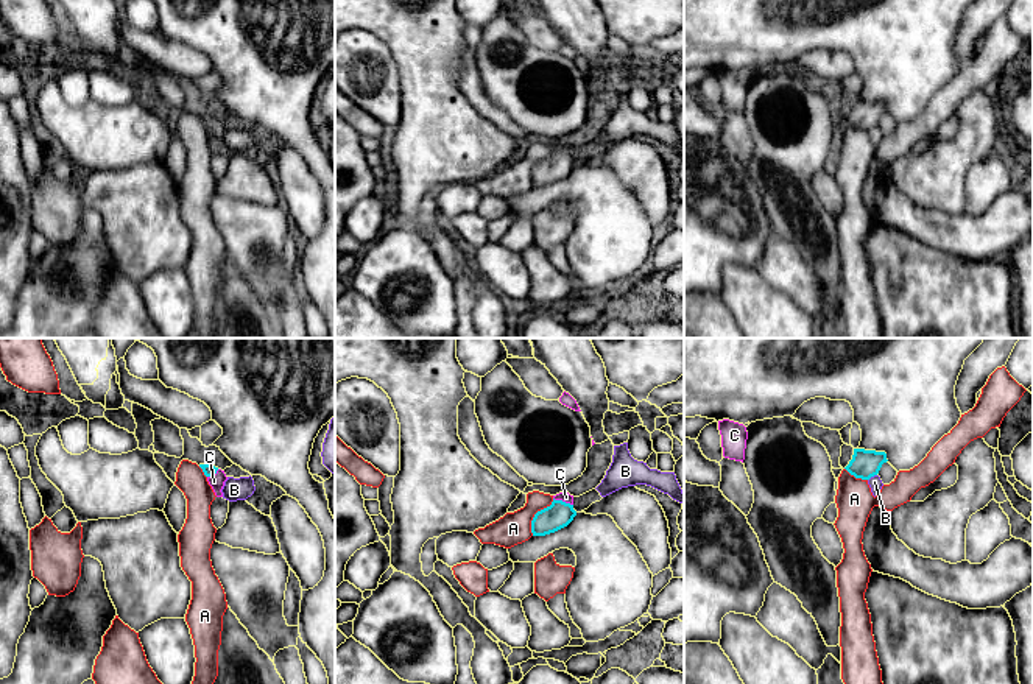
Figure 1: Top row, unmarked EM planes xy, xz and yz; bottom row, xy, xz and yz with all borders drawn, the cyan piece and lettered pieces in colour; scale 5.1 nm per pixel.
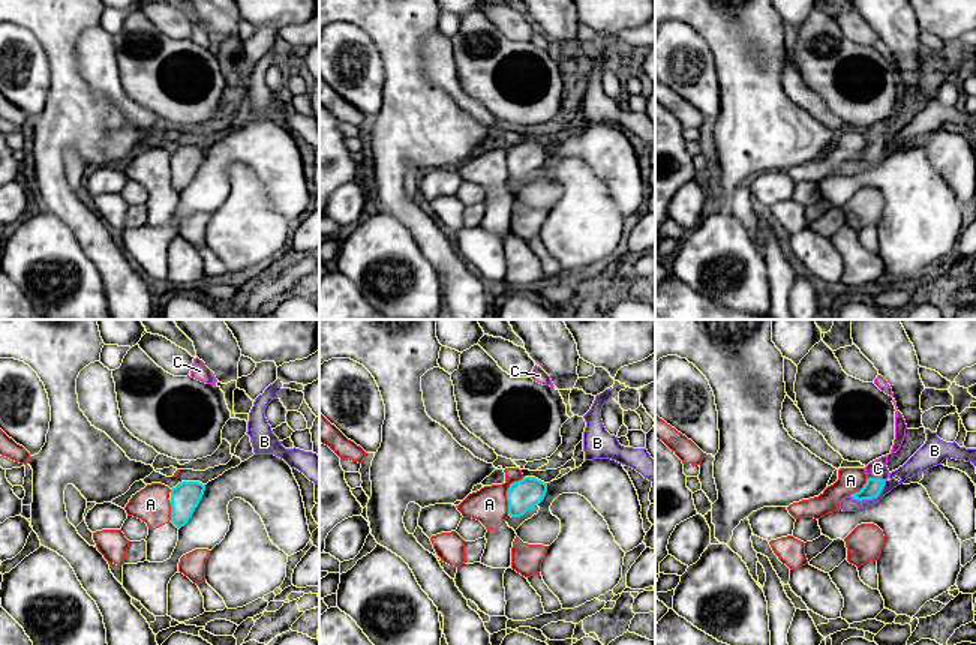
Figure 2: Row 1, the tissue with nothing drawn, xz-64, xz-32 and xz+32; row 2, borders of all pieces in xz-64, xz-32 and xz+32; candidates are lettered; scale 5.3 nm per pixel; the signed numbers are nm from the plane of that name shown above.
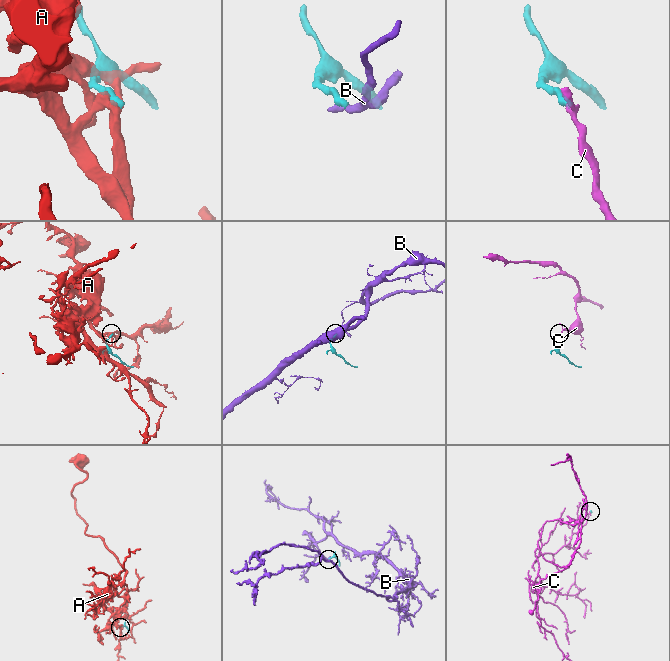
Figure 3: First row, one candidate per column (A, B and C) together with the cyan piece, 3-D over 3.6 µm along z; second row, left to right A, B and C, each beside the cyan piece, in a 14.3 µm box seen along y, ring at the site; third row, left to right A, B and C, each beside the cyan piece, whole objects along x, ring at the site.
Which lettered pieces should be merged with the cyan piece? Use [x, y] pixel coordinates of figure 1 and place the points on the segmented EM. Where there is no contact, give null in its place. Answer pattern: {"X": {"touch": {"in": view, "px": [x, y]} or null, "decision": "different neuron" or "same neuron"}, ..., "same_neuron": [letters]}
{"A": {"touch": {"in": "xz", "px": [535, 514]}, "decision": "different neuron"}, "B": {"touch": {"in": "yz", "px": [871, 475]}, "decision": "different neuron"}, "C": {"touch": {"in": "xz", "px": [563, 502]}, "decision": "same neuron"}, "same_neuron": ["C"]}

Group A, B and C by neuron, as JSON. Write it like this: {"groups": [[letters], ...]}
{"groups": [["A"], ["B"], ["C"]]}

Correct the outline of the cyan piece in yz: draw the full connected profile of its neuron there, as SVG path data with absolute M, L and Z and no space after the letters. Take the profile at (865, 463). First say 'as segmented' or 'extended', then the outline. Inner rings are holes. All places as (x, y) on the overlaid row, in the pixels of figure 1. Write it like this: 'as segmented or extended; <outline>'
as segmented; M854 449L852 460L844 469L855 478L869 480L879 474L882 464L887 461L885 452Z

